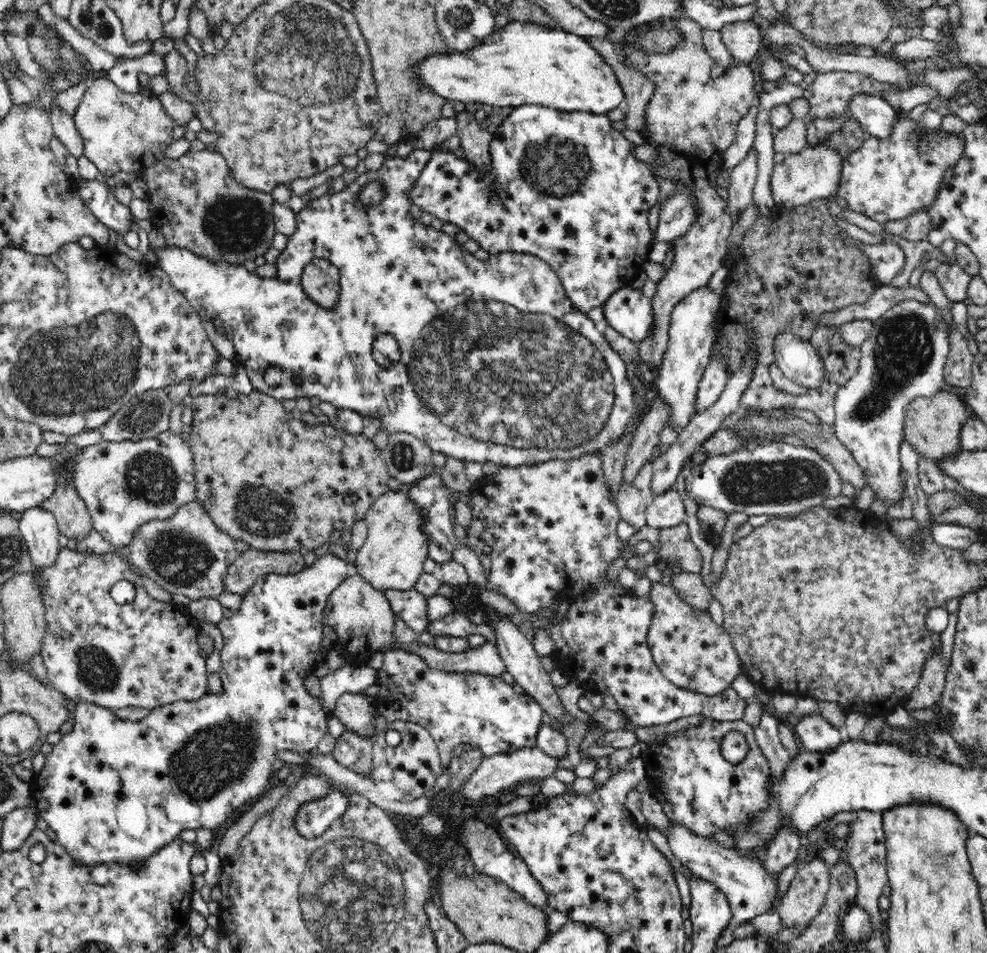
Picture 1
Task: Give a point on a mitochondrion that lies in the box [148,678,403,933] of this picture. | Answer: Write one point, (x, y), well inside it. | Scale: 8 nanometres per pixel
(213, 761)

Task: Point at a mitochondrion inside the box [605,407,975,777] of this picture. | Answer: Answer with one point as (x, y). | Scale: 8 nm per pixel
(785, 481)

